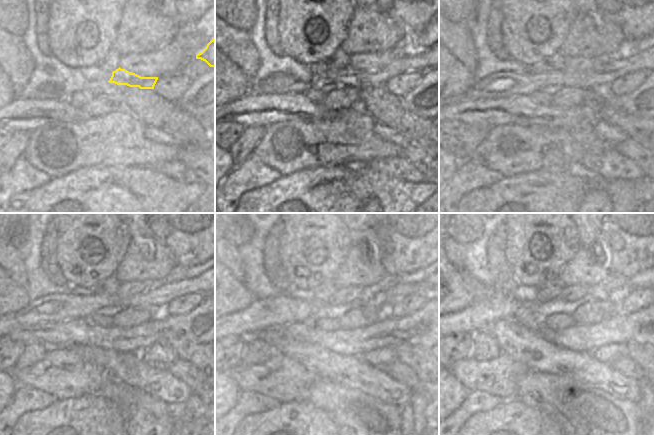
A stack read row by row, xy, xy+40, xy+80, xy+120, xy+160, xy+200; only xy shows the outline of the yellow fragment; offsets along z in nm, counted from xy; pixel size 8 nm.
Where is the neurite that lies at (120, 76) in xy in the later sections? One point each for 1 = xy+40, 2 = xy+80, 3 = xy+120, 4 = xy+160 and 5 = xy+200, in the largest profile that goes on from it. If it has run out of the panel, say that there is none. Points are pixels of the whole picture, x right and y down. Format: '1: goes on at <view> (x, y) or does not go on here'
1: goes on at xy+40 (278, 83)
2: goes on at xy+80 (502, 84)
3: goes on at xy+120 (50, 309)
4: goes on at xy+160 (280, 310)
5: goes on at xy+200 (477, 317)

